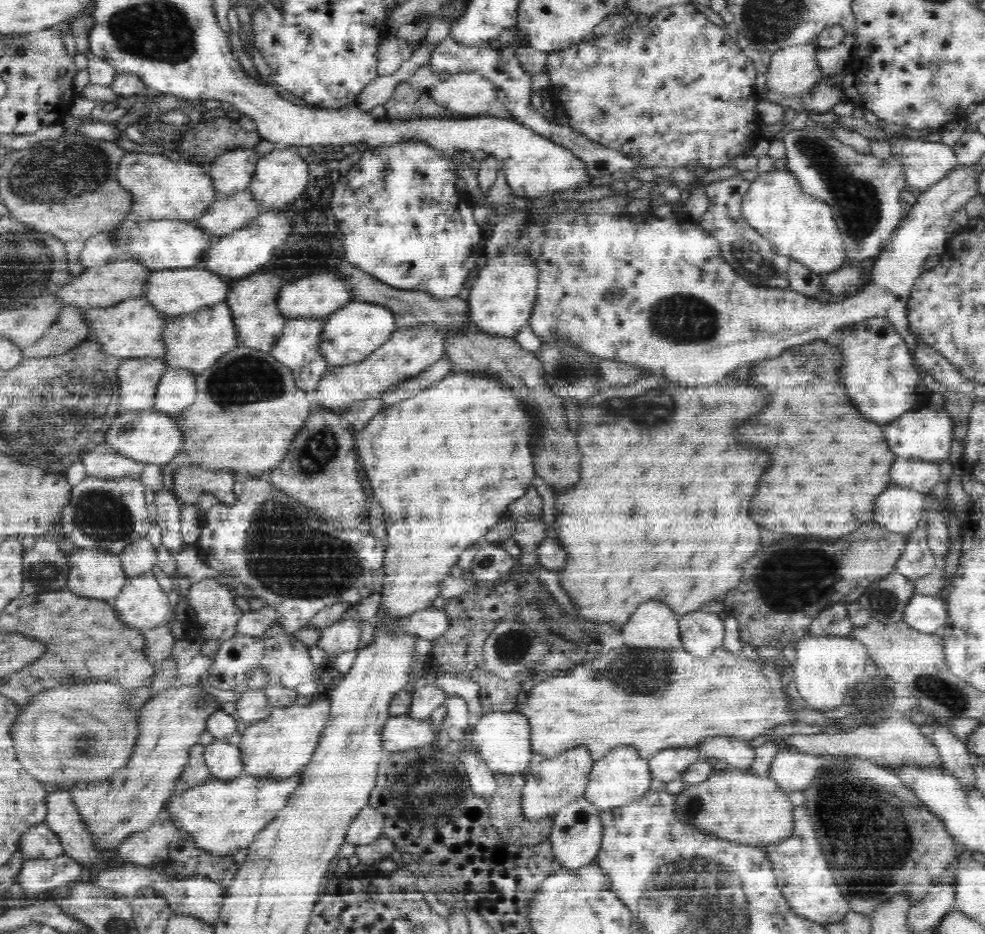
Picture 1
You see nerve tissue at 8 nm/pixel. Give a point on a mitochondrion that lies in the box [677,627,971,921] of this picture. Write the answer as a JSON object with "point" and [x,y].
{"point":[883,841]}

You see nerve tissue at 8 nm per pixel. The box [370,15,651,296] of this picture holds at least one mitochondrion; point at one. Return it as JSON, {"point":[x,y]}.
{"point":[605,114]}

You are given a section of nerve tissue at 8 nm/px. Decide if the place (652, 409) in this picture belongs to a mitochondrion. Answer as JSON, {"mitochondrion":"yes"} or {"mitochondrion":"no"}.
{"mitochondrion":"yes"}

